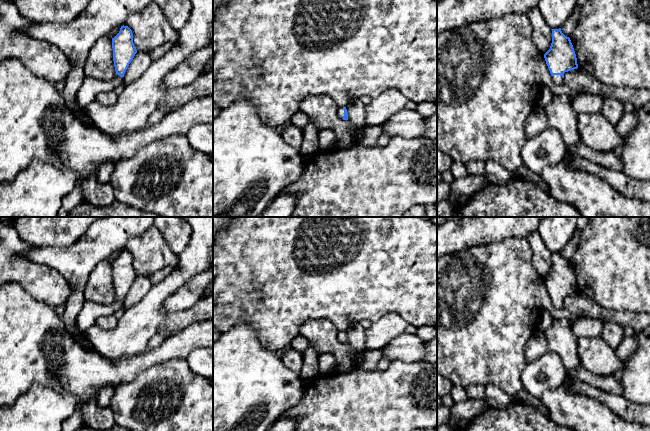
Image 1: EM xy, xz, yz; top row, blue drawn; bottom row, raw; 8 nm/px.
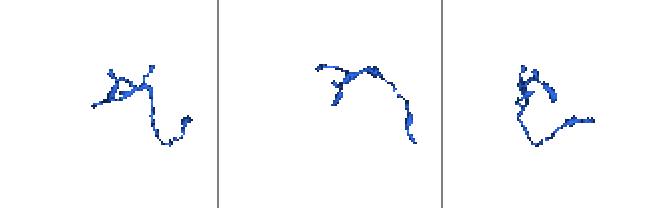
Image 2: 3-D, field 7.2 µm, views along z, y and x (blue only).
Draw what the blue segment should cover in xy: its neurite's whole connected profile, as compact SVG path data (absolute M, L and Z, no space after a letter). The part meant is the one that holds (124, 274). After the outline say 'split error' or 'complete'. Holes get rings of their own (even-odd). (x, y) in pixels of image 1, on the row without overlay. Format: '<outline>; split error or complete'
M121 250L119 257L112 262L112 272L115 301L109 305L85 301L76 318L76 325L81 331L86 331L95 325L100 316L113 315L117 310L123 308L124 298L137 277L133 267L133 257L128 250Z; split error

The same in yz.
M561 252L551 254L552 267L550 273L544 278L544 282L553 306L556 309L564 309L564 297L578 292L577 282L570 262L562 257Z; split error

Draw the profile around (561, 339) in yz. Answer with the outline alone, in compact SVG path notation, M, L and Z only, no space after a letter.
M564 318L553 319L544 331L549 351L557 353L563 360L567 377L576 379L575 371L581 365L578 338L572 330L571 323Z

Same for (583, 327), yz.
M578 317L571 326L577 338L600 337L603 330L603 322L595 318Z

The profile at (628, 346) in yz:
M637 335L631 337L624 337L620 345L616 348L615 352L617 357L624 363L635 353L637 347Z

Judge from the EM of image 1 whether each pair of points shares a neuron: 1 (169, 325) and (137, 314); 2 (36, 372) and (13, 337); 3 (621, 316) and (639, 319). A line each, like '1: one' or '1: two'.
1: two
2: one
3: one

